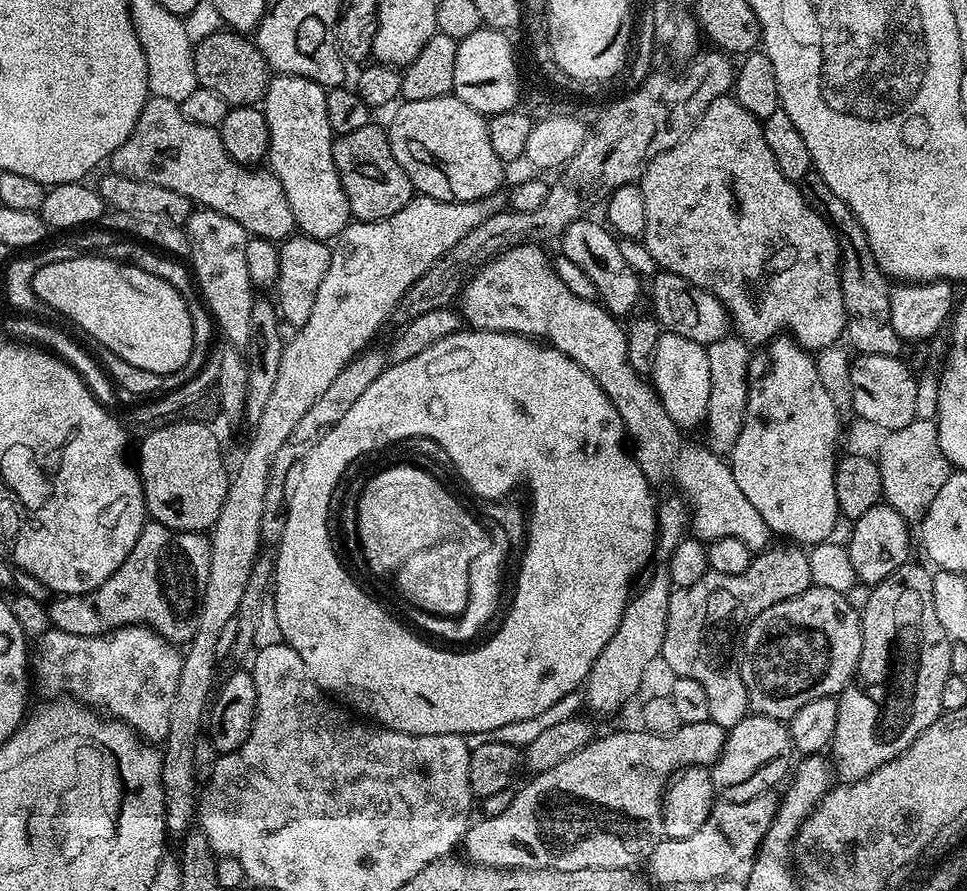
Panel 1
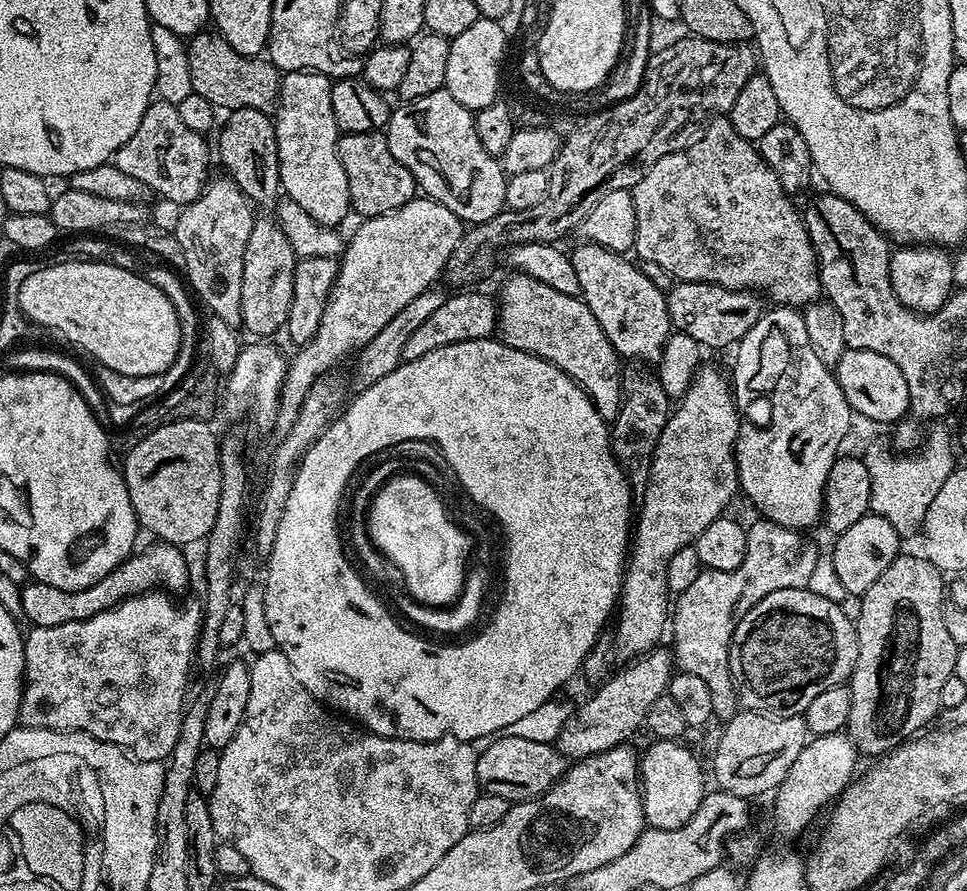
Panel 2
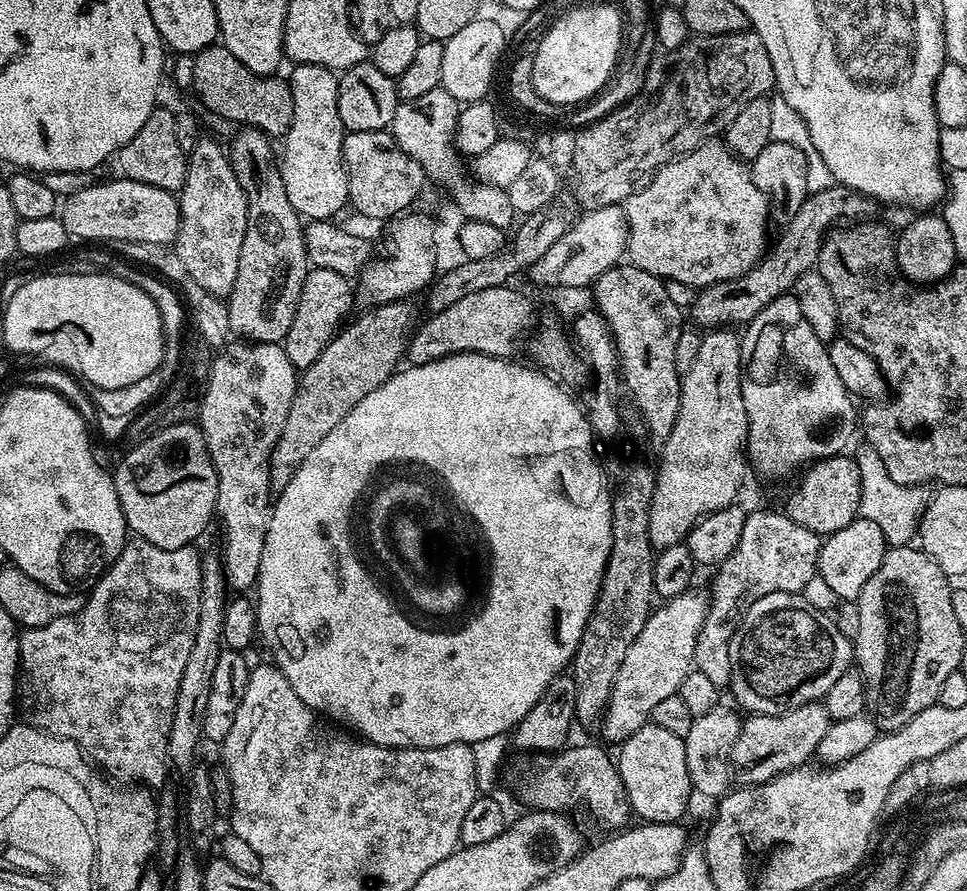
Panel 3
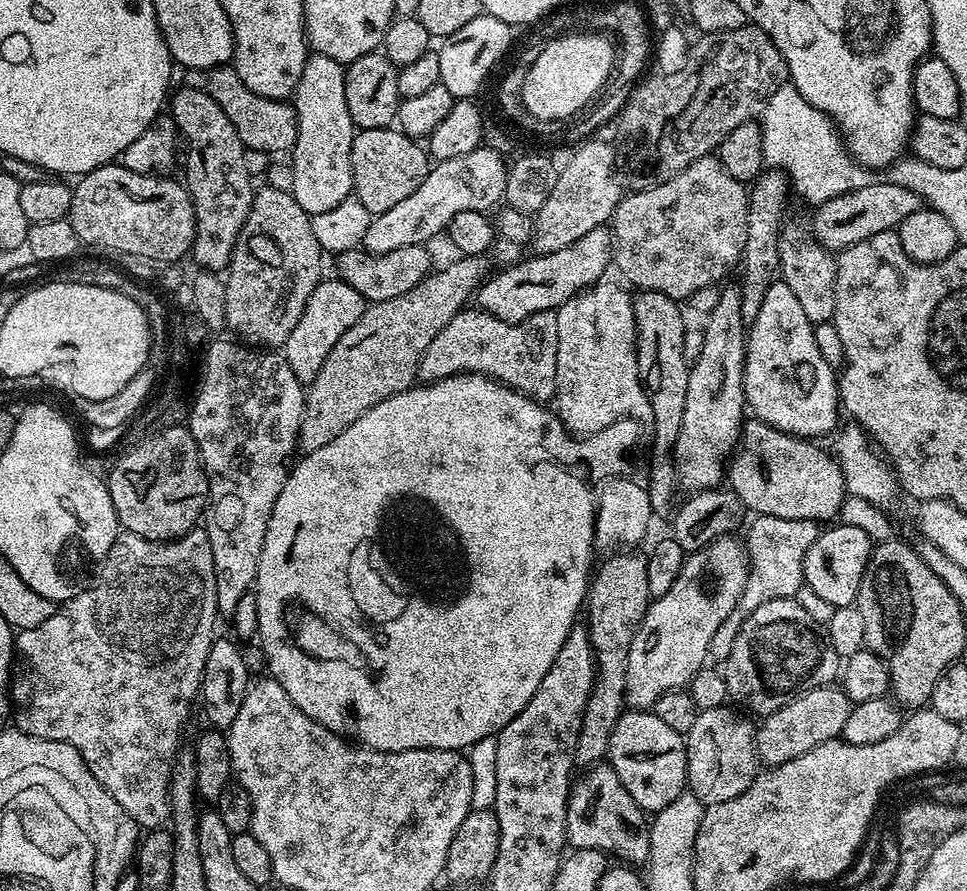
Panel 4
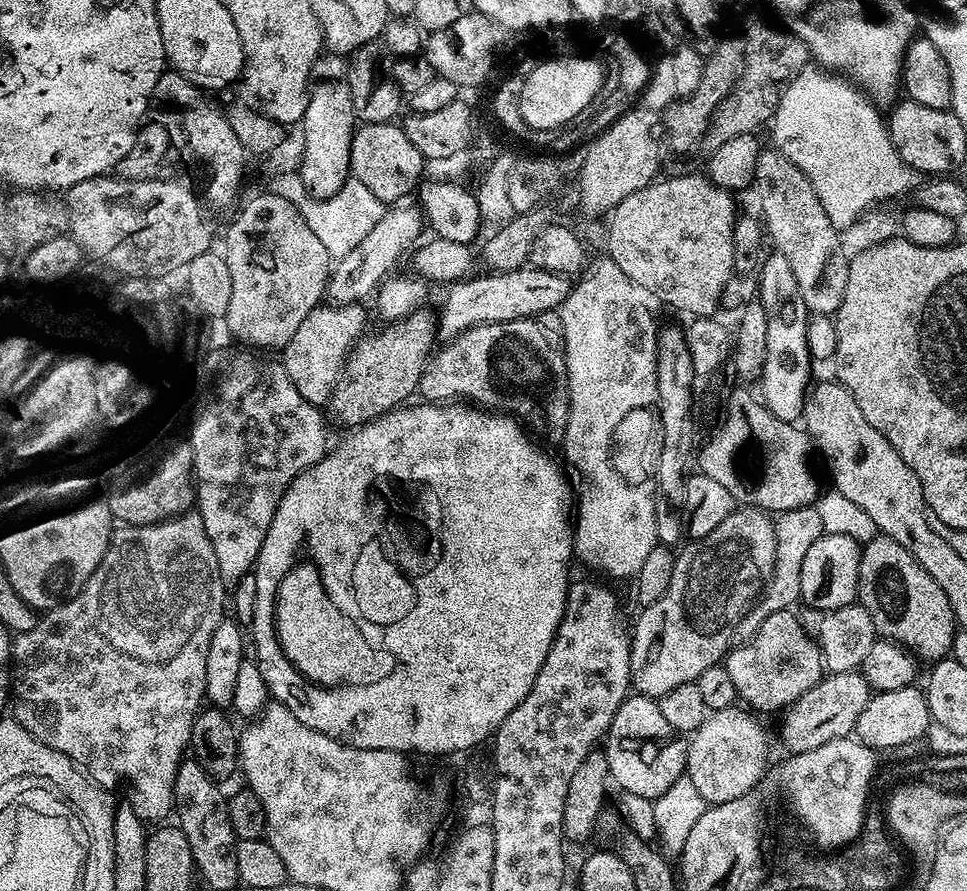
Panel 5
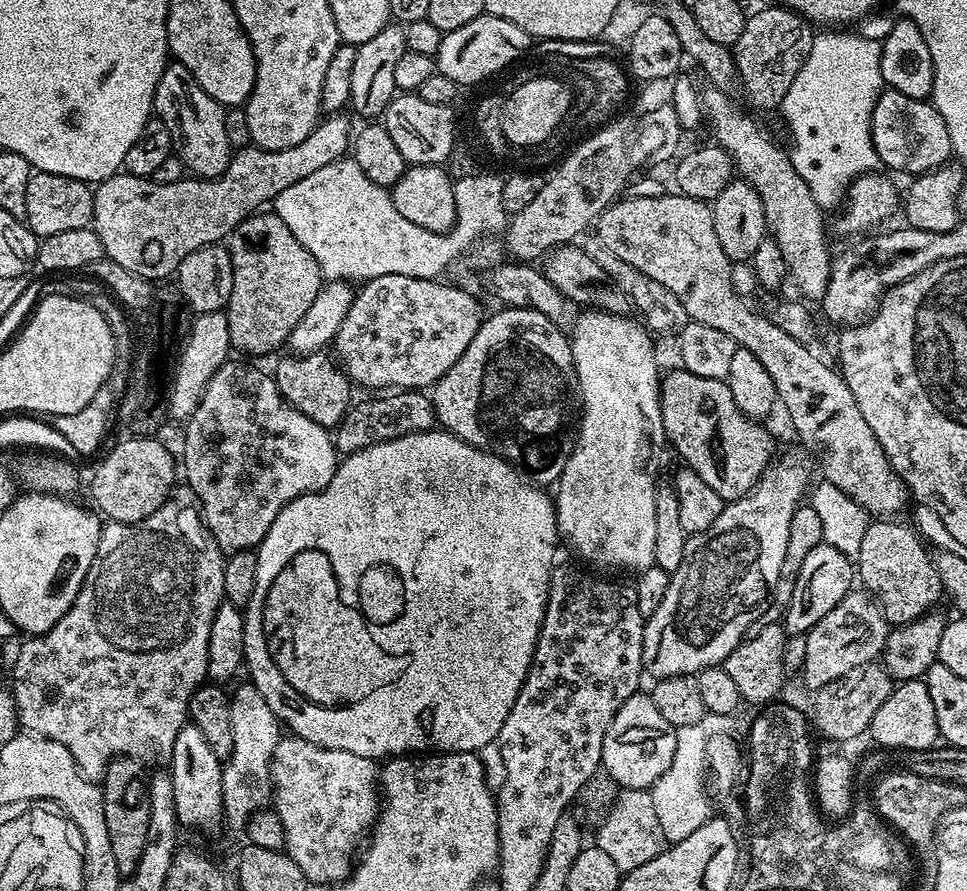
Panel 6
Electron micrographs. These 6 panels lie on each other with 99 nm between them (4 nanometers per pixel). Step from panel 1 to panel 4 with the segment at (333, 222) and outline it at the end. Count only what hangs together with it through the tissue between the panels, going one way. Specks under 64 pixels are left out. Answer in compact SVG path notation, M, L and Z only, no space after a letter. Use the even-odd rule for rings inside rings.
M309 55L294 93L298 138L290 153L290 191L298 206L302 206L302 210L306 210L311 217L334 210L338 202L353 195L350 154L354 125L346 106L345 71L345 65L339 64L334 58Z

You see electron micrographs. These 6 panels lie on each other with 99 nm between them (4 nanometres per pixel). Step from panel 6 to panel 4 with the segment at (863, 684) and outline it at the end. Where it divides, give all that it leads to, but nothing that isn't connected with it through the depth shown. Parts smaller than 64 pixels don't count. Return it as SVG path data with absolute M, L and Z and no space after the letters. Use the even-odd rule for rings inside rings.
M825 686L806 690L801 696L795 696L786 706L777 712L767 713L764 720L755 729L756 754L759 763L764 766L790 762L814 746L827 740L837 739L846 726L846 718L852 712L852 701L839 686Z

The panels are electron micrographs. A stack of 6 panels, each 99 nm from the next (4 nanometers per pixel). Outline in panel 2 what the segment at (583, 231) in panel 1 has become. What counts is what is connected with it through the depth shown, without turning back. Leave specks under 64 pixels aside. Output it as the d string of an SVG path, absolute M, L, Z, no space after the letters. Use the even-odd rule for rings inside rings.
M580 242L576 249L571 249L570 255L574 262L574 271L578 273L578 284L580 286L580 296L584 304L590 306L590 314L598 318L598 326L610 338L610 344L614 350L628 362L643 362L652 366L660 359L664 353L664 344L668 337L674 332L672 319L668 313L668 297L662 290L646 278L643 267L634 265L628 261L627 255L619 252L611 252L609 248L603 248L597 244Z

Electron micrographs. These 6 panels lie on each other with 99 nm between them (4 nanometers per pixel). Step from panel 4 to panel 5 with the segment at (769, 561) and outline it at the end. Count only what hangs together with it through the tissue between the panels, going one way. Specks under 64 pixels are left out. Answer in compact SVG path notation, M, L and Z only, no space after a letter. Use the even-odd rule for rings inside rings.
M815 506L779 513L775 517L772 529L776 535L776 563L770 569L770 575L767 577L760 599L748 609L747 614L738 618L738 626L734 626L732 644L736 646L750 642L758 626L762 626L762 622L766 622L770 614L791 609L792 603L800 600L802 561L810 551L810 546L814 546L814 542L818 542L818 538L825 533L822 518L818 518L818 510Z

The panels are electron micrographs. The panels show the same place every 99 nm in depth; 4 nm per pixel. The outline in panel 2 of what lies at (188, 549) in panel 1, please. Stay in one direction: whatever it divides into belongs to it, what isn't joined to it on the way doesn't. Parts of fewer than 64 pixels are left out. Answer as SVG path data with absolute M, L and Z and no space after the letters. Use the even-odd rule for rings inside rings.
M152 542L149 548L142 548L89 588L71 592L39 582L23 585L20 588L23 619L28 619L27 623L32 626L62 626L62 622L78 622L105 612L129 596L139 596L141 592L163 589L169 594L177 594L187 586L188 560L180 553L183 551L177 545Z

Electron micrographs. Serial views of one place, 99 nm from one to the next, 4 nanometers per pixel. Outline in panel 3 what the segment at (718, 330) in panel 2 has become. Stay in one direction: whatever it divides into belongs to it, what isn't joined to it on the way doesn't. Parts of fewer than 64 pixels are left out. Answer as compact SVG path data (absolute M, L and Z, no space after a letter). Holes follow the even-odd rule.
M833 183L826 190L811 193L802 202L798 214L783 225L780 237L775 237L770 254L751 268L745 276L736 280L723 280L721 284L710 284L699 289L697 300L691 306L690 315L704 328L719 329L721 326L747 325L759 312L776 298L793 291L800 276L817 267L816 259L822 250L824 237L841 222L859 222L875 217L877 201L864 196L858 190ZM776 244L776 245L775 245ZM772 252L772 256L771 256Z

